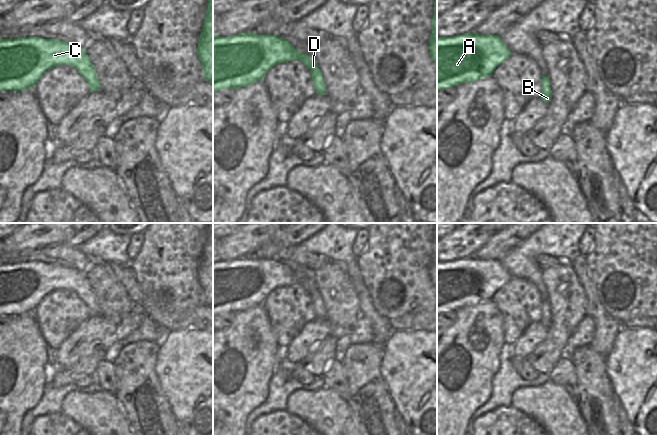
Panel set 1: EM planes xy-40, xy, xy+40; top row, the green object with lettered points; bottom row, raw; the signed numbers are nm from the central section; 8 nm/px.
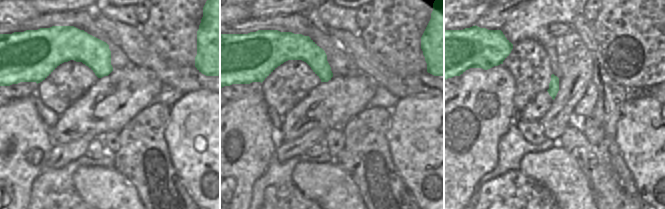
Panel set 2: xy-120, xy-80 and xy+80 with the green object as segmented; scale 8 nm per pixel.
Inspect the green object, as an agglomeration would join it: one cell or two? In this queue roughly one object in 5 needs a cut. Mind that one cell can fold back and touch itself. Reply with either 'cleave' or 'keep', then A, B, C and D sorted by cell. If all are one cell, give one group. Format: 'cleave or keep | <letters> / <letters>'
keep | A B C D

